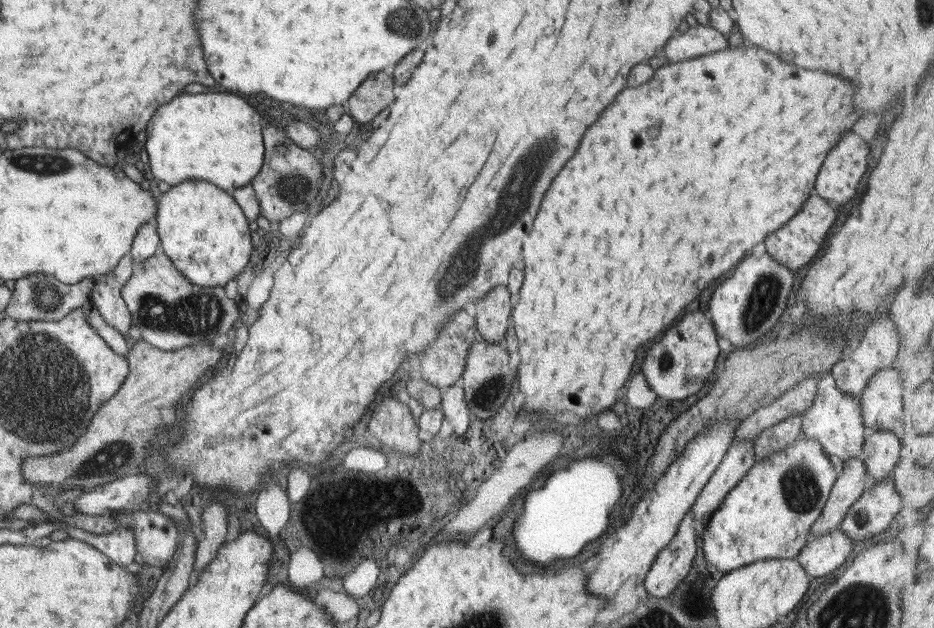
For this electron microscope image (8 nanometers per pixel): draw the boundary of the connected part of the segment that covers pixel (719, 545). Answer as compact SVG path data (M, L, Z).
M799 436L788 448L758 460L754 466L727 492L722 504L706 523L703 535L703 553L716 570L728 573L768 558L797 558L797 554L812 538L814 521L822 514L835 483L836 471L817 440Z

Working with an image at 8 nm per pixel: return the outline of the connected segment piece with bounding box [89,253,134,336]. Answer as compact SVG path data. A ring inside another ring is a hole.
M130 253L123 256L112 272L97 279L89 295L91 305L99 310L102 318L124 336L128 336L128 329L133 325L133 315L122 298L121 290L133 275L133 266Z

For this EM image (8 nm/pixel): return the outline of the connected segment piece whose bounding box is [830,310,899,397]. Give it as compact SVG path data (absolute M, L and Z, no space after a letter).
M886 310L874 317L864 331L860 343L852 347L852 351L846 360L839 360L830 371L838 384L838 389L860 397L868 382L879 370L891 366L899 353L899 334L895 322L887 314Z

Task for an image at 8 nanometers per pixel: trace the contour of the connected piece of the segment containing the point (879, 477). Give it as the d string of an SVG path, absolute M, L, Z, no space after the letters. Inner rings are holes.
M901 431L867 432L861 453L869 478L882 482L893 474L901 456Z

